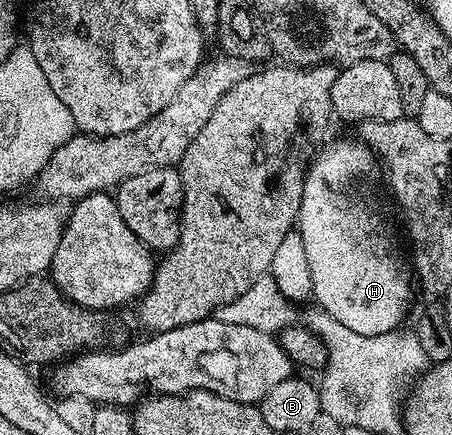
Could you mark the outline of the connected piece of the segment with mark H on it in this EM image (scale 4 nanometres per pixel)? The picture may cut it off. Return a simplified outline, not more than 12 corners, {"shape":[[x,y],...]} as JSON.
{"shape":[[360,139],[303,172],[312,299],[355,334],[398,331],[415,280],[361,187]]}

